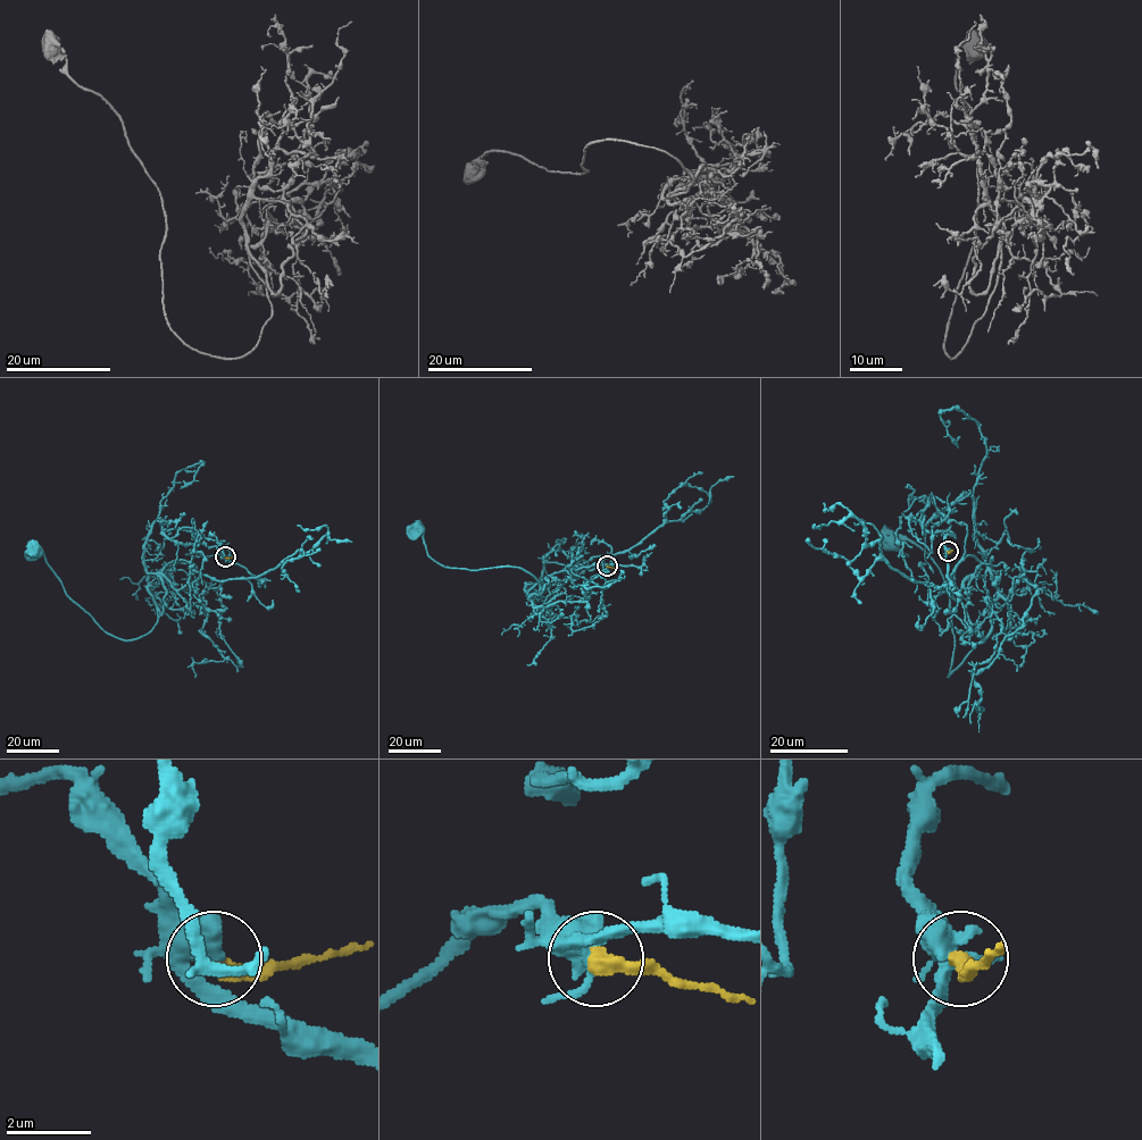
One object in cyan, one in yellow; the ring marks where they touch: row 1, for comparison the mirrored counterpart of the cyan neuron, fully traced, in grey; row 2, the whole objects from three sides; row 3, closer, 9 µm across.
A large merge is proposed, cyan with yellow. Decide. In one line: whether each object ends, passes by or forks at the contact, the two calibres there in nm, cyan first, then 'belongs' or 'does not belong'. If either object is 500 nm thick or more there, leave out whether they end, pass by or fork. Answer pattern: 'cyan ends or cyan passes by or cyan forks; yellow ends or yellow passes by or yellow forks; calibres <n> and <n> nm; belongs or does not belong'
cyan forks; yellow ends; calibres 400 and 440 nm; does not belong

